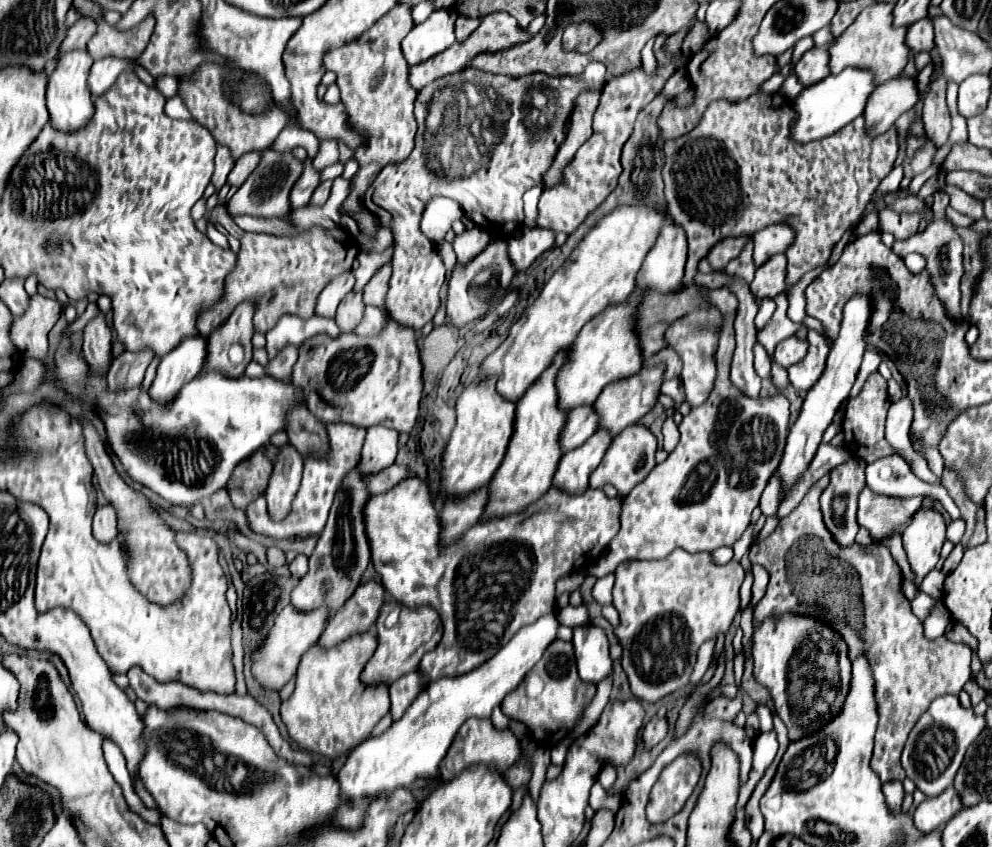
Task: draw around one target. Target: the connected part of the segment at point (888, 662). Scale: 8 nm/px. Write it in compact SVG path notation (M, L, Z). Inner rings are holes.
M829 475L823 476L807 492L799 506L779 522L767 540L751 546L749 560L769 572L767 592L759 600L753 620L761 622L767 616L781 616L785 612L821 614L825 616L823 620L845 638L851 660L861 652L869 658L879 706L871 768L883 782L905 780L899 758L907 734L937 696L963 690L971 672L971 648L949 642L945 636L937 640L923 636L921 620L913 616L909 600L899 590L901 572L887 546L871 544L869 548L861 548L853 544L841 548L831 538L819 508L819 496L827 484Z

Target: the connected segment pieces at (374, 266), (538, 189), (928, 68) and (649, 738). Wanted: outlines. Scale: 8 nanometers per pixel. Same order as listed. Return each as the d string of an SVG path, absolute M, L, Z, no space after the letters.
M394 244L382 253L360 252L354 260L352 272L356 282L353 292L362 291L371 277L386 263L392 260Z
M540 183L537 186L525 192L523 196L524 214L525 214L525 220L523 223L525 226L529 228L536 227L536 220L538 216L538 202L543 190L544 185L543 183Z
M930 62L928 65L926 65L917 75L917 88L919 90L920 98L922 99L925 95L926 88L929 84L929 77L934 71L934 64L933 62Z
M653 718L651 722L647 722L645 724L645 728L643 728L643 742L647 744L647 746L655 746L655 744L659 744L665 736L667 736L667 732L669 732L669 724L667 724L667 718Z

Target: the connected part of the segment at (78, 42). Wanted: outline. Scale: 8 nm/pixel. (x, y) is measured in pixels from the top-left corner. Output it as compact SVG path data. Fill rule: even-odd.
M81 18L75 26L71 26L67 30L67 36L61 44L61 52L71 52L71 50L85 50L87 42L93 38L93 34L97 32L97 22L93 18Z

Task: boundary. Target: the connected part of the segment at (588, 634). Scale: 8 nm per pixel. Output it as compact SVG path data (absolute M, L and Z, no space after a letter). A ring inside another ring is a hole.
M589 624L573 630L573 646L577 658L579 678L583 682L599 684L613 674L609 658L609 642L601 628Z

